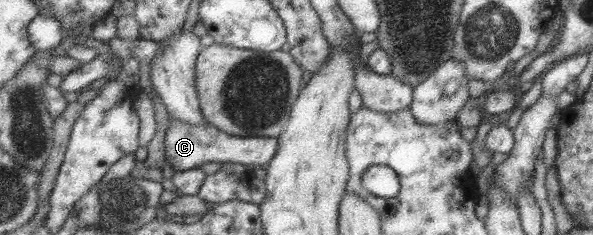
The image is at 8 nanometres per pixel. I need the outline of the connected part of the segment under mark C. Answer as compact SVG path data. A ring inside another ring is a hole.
M170 118L163 145L165 162L170 164L175 172L192 170L206 162L233 162L266 168L278 152L279 139L276 137L238 137L220 131L213 125L192 126L192 124Z

